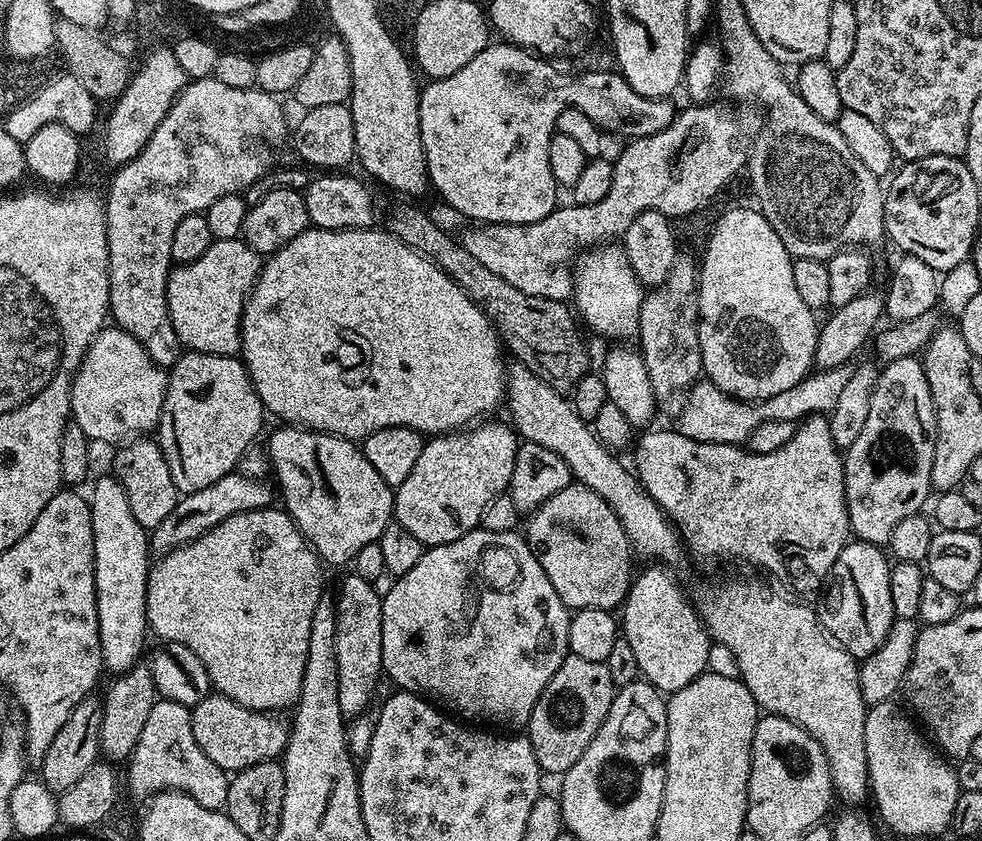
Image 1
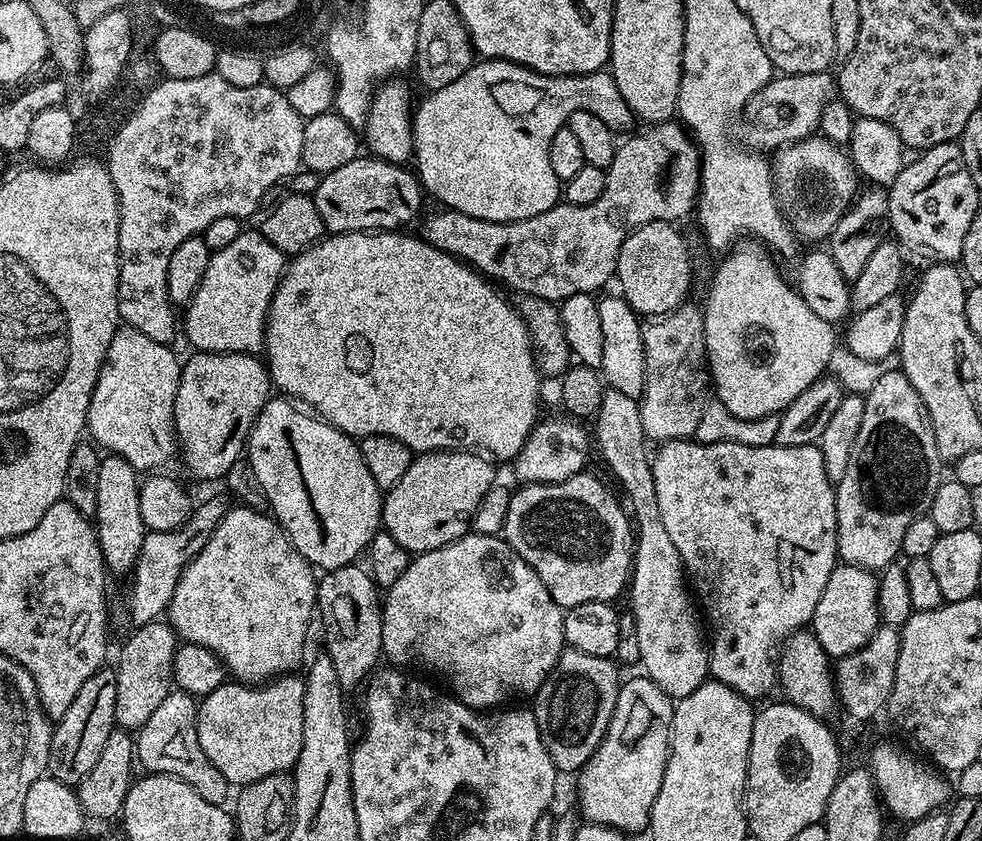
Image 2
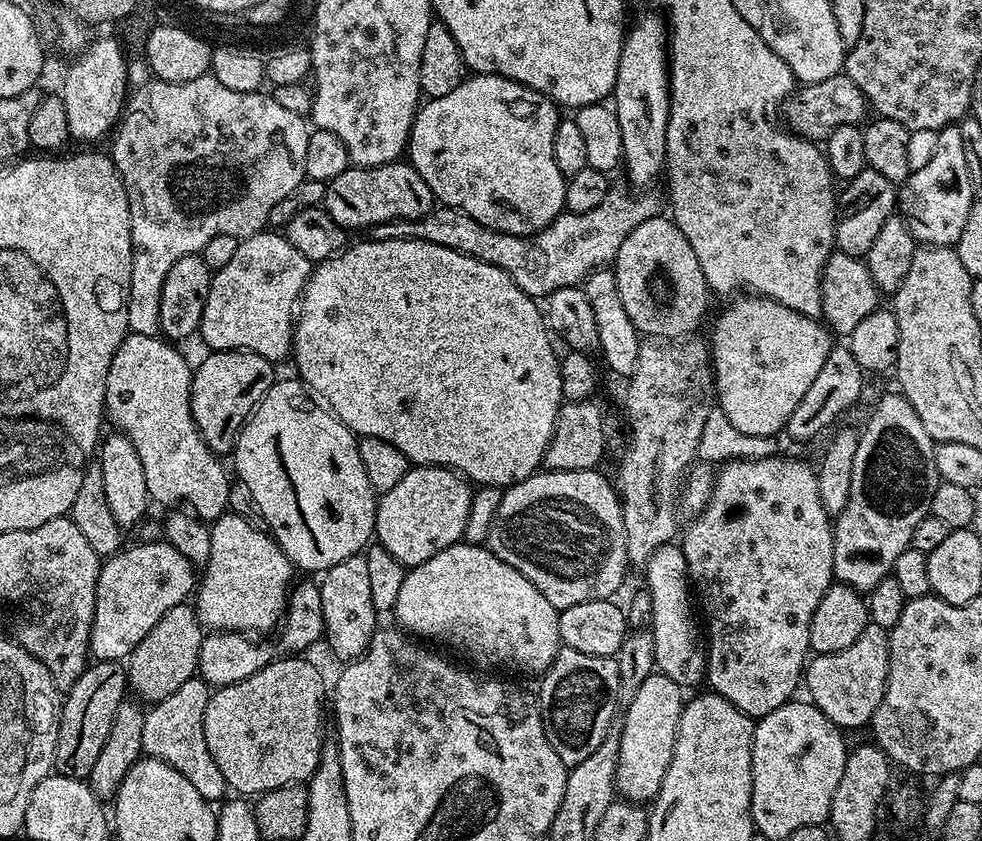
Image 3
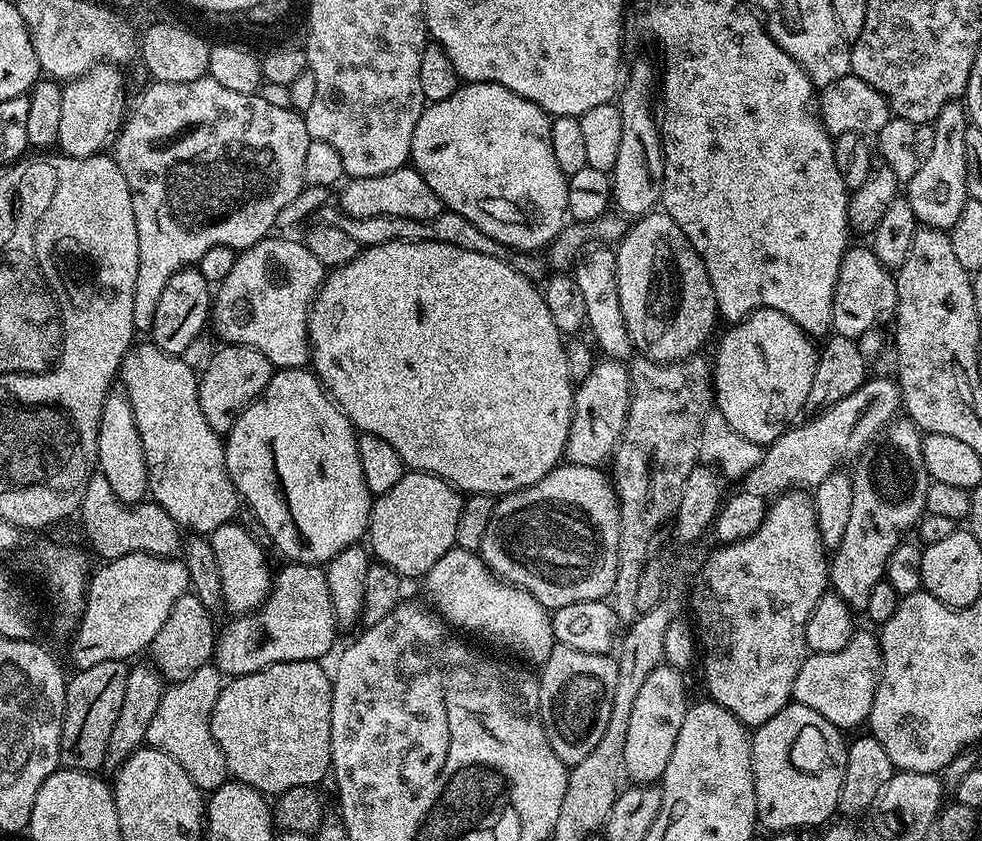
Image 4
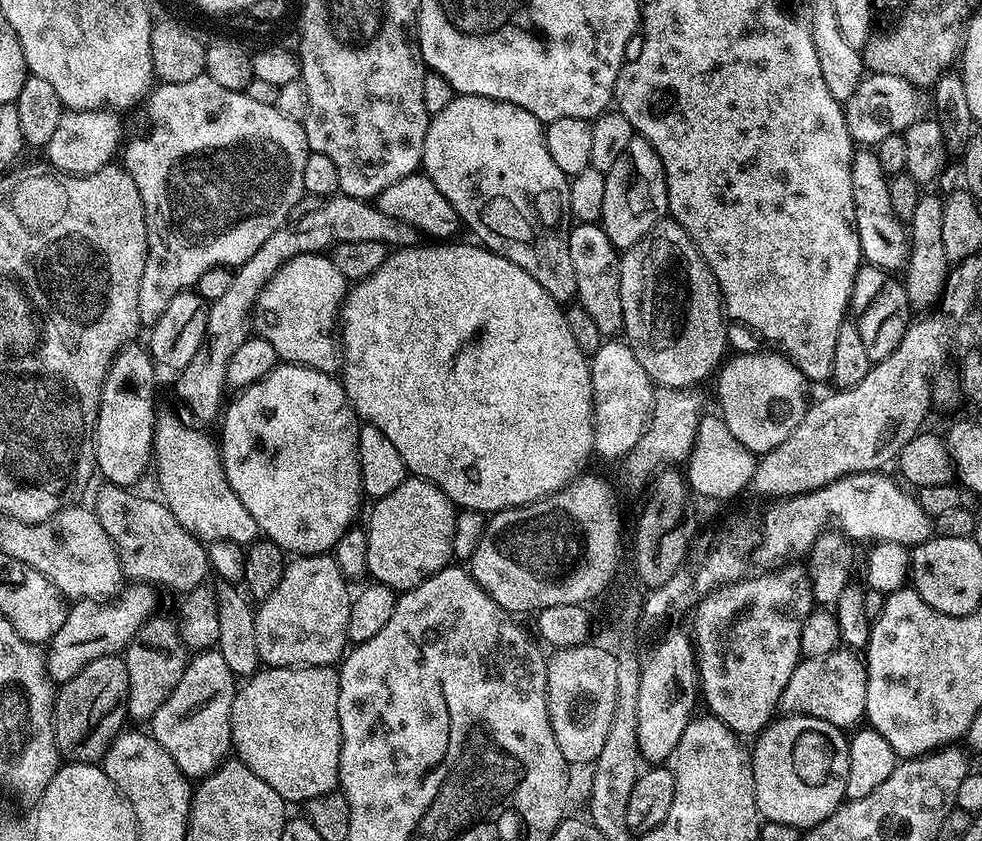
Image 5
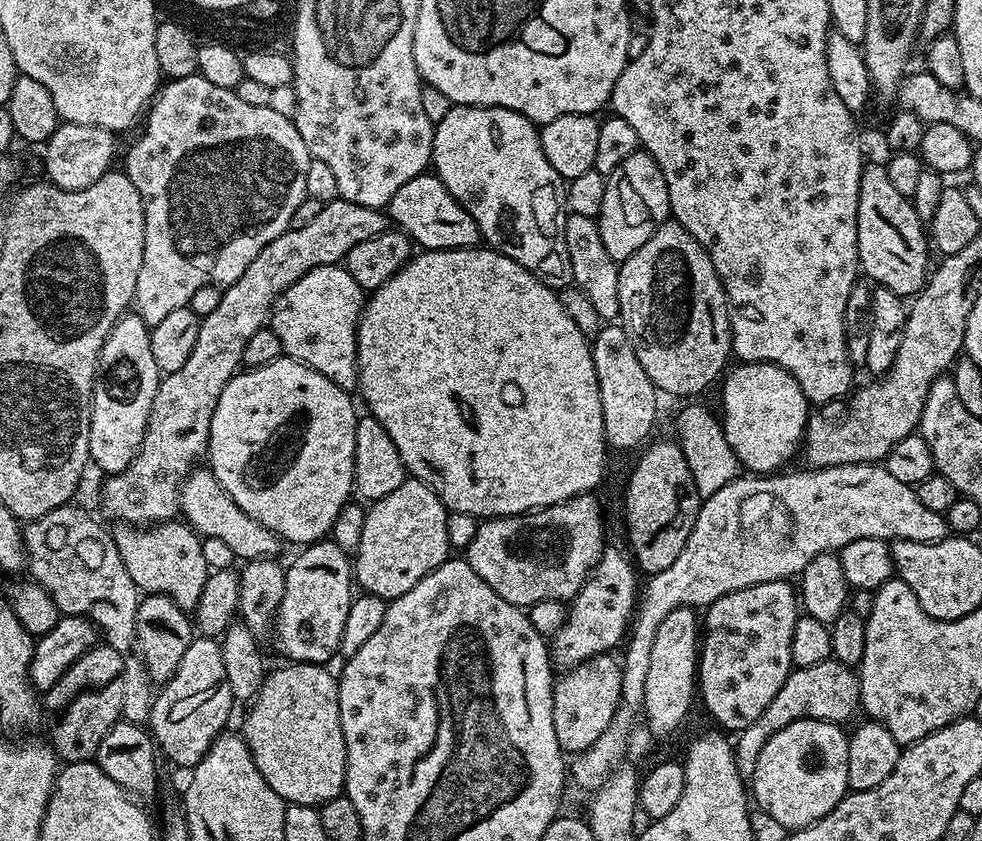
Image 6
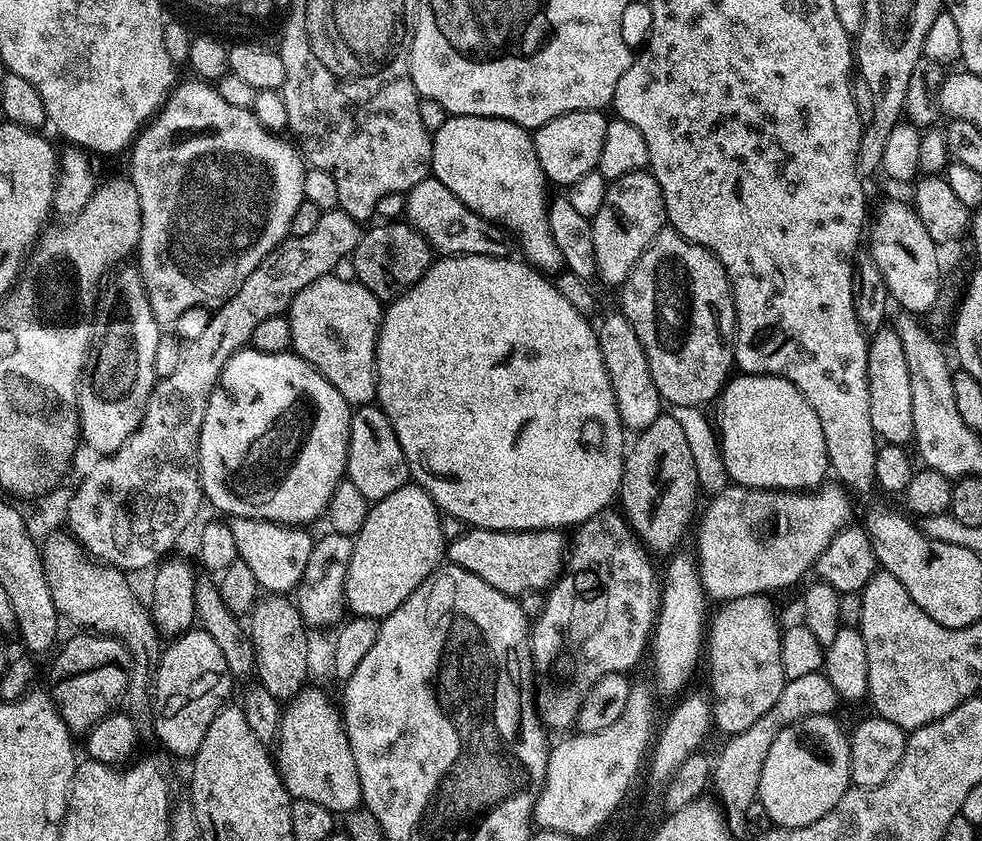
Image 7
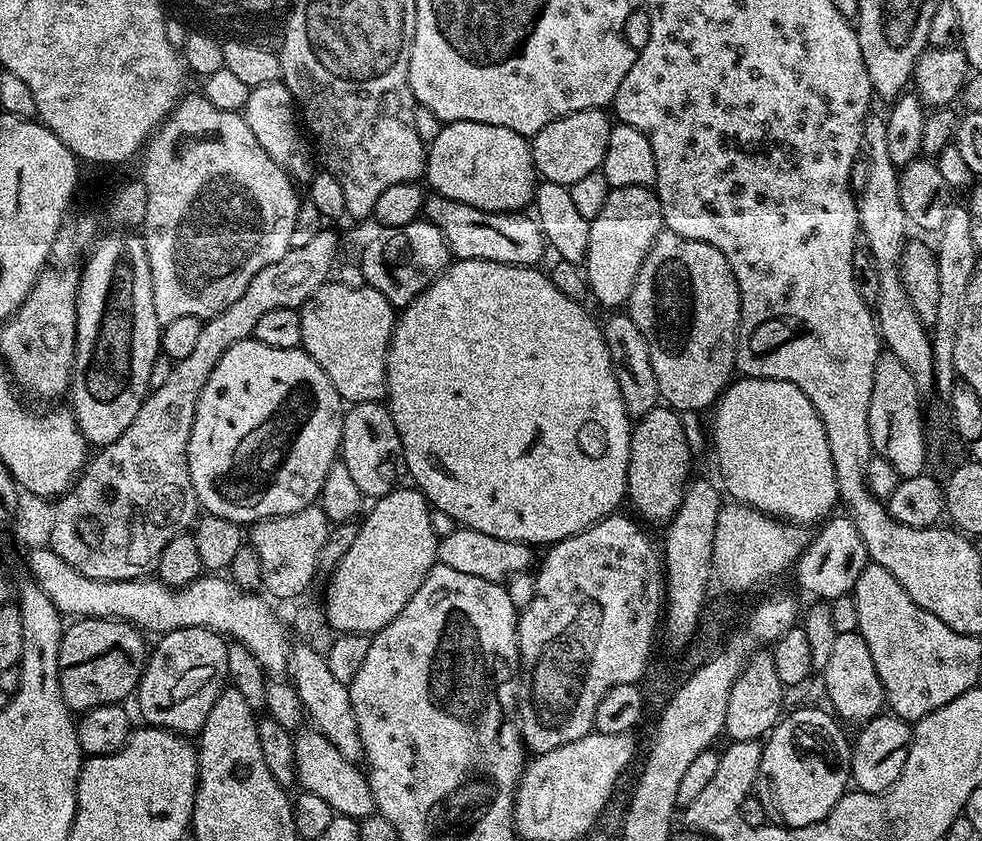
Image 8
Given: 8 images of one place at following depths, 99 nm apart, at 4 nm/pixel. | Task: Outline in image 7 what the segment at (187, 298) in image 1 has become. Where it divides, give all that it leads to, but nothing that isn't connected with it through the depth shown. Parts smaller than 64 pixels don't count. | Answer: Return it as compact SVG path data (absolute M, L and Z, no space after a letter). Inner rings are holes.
M329 274L310 282L292 299L287 310L290 322L291 351L313 364L353 406L370 404L376 400L376 339L380 333L382 301L355 278L343 280L340 274Z

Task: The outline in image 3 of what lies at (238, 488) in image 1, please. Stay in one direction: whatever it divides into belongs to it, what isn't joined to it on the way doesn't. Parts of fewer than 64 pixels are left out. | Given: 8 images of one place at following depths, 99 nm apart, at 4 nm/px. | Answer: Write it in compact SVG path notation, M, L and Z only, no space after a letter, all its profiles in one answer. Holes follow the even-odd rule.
M157 538L149 544L125 547L101 563L96 583L94 622L90 630L88 651L93 661L127 661L128 655L158 626L158 618L174 606L185 603L198 584L194 566L186 554L178 554L174 546Z

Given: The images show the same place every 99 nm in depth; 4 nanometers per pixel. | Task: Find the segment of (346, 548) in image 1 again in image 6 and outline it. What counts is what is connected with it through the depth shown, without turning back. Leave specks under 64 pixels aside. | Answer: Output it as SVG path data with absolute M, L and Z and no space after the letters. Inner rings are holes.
M281 358L257 368L237 371L236 375L230 378L230 382L226 382L226 390L222 390L222 398L218 398L218 406L214 410L214 418L210 422L210 438L206 453L210 471L218 478L222 490L226 490L226 494L230 494L230 498L234 498L234 502L238 502L238 506L242 506L242 510L246 510L246 514L250 514L250 518L262 522L262 526L266 526L266 530L273 532L281 541L289 540L292 544L300 544L296 546L307 546L325 539L331 533L338 514L343 510L345 504L349 503L351 496L348 495L353 495L354 430L358 411L356 412L356 408L348 396L351 395L345 389L330 382L330 378L326 378L318 370L305 364L299 364L297 360Z

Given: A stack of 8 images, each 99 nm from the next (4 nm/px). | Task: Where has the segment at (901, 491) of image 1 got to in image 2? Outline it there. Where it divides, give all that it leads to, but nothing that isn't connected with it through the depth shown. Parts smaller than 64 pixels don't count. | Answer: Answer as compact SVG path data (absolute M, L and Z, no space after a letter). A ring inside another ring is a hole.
M895 370L882 375L882 378L878 378L878 382L874 384L874 388L869 390L864 396L864 405L866 406L866 414L862 414L862 430L858 430L858 438L854 442L854 450L850 454L850 467L846 469L846 478L842 478L835 485L836 551L839 559L845 564L853 564L855 568L883 570L886 565L893 563L901 555L902 537L905 536L910 522L914 522L914 518L925 515L930 502L934 502L934 490L938 490L942 479L942 473L940 473L942 461L938 454L938 446L934 442L934 430L930 422L930 414L918 394L918 390L905 378L903 371Z

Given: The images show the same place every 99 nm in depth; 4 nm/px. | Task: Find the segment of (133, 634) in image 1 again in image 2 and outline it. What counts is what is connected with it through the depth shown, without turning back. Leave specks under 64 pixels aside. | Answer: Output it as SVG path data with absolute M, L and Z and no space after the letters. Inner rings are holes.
M105 455L98 466L98 510L94 517L96 537L104 555L104 566L109 573L131 573L136 555L142 550L146 529L142 510L138 507L140 486L138 473L120 456Z

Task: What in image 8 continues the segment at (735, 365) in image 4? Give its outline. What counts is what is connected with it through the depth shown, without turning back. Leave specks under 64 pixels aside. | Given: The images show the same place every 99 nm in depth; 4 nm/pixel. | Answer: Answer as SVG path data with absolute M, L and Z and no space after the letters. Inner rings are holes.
M736 378L724 389L715 405L715 412L716 460L720 463L720 476L724 479L722 488L727 495L728 492L732 495L729 497L735 503L747 504L799 526L815 525L833 511L832 507L837 507L840 491L836 485L834 458L830 458L830 442L826 438L822 418L798 386L781 380Z

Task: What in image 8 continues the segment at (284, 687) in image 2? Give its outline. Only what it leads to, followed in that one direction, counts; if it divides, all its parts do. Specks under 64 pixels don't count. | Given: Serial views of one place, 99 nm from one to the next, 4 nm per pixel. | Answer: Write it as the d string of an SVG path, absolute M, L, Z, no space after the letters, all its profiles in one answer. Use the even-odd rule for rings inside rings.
M309 730L301 731L295 737L296 742L296 778L299 787L310 794L318 794L318 798L330 802L333 813L350 816L359 822L367 816L376 812L374 794L368 785L367 775L363 771L356 769L357 765L353 761L347 760L330 742L330 738L323 736L321 732Z

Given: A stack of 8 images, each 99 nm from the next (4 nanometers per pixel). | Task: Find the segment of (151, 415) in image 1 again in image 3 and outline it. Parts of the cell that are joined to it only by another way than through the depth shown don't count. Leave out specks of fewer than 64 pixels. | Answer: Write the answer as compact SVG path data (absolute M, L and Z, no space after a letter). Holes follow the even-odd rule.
M129 331L125 336L122 346L118 346L118 350L114 354L114 358L110 362L110 370L106 374L106 394L104 395L104 410L109 421L116 423L115 427L123 432L125 436L130 438L130 442L134 442L134 450L138 454L138 458L142 462L142 471L146 473L146 490L149 497L153 501L156 500L160 504L172 504L168 506L183 506L185 509L191 510L201 521L215 522L219 516L223 516L229 511L228 506L228 487L230 485L230 477L224 473L224 468L220 465L221 457L210 451L204 445L203 438L200 437L200 431L196 428L196 423L192 417L192 407L190 406L190 394L192 393L192 374L193 365L188 365L188 360L179 352L179 347L173 346L167 339L161 338L159 335L147 336L146 334L138 334Z

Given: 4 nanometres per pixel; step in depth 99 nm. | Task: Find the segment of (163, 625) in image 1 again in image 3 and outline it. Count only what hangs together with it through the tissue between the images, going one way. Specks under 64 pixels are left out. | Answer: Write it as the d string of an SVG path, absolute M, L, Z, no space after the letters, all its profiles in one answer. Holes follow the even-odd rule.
M225 512L211 525L211 530L210 558L194 592L196 617L208 630L275 629L288 606L294 565L267 531L254 529L238 513Z

